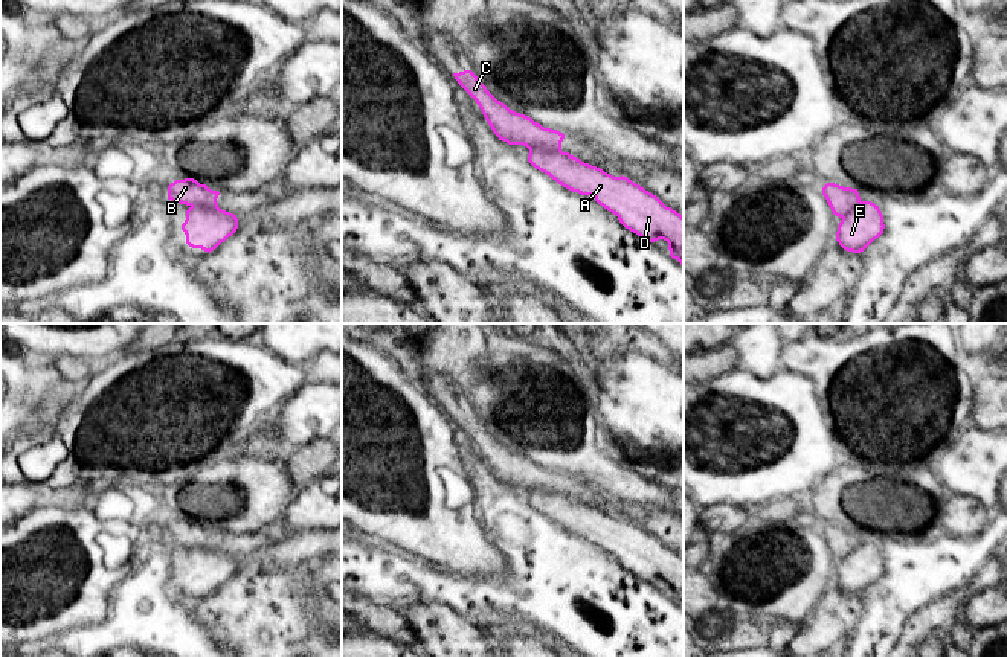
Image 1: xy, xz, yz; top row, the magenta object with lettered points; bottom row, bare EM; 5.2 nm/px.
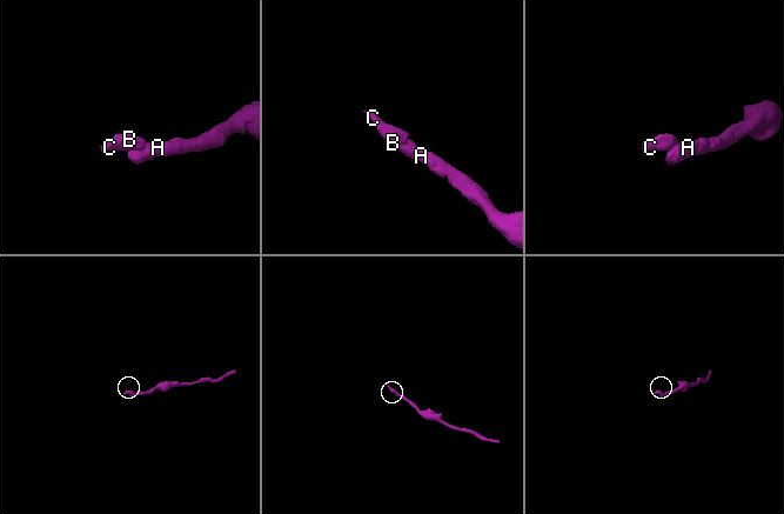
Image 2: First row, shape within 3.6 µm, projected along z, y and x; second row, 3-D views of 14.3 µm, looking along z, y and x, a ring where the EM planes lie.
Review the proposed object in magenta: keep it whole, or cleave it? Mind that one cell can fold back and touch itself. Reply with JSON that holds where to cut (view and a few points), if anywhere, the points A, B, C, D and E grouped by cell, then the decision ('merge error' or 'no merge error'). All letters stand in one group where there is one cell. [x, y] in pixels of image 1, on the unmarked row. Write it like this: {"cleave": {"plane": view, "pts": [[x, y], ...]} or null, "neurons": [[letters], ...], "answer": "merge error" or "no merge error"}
{"cleave": {"plane": "xz", "pts": [[528, 488], [545, 488], [560, 493]]}, "neurons": [["A", "D", "E"], ["B", "C"]], "answer": "merge error"}

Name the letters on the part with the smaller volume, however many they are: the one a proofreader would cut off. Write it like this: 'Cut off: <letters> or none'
Cut off: B, C

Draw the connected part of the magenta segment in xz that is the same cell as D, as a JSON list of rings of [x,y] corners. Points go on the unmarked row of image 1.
[[[528,489],[528,503],[539,512],[549,517],[563,529],[581,537],[592,537],[595,543],[618,558],[619,564],[638,578],[655,584],[664,581],[668,584],[670,598],[684,608],[684,558],[667,549],[656,537],[633,524],[627,518],[613,518],[601,509],[581,503],[563,492],[546,489]]]

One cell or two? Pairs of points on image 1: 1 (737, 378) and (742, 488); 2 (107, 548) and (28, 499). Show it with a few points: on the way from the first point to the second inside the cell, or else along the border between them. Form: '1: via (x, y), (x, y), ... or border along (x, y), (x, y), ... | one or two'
1: via (772, 403), (800, 427), (794, 451), (777, 465) | one
2: border along (34, 506), (16, 520) | two

